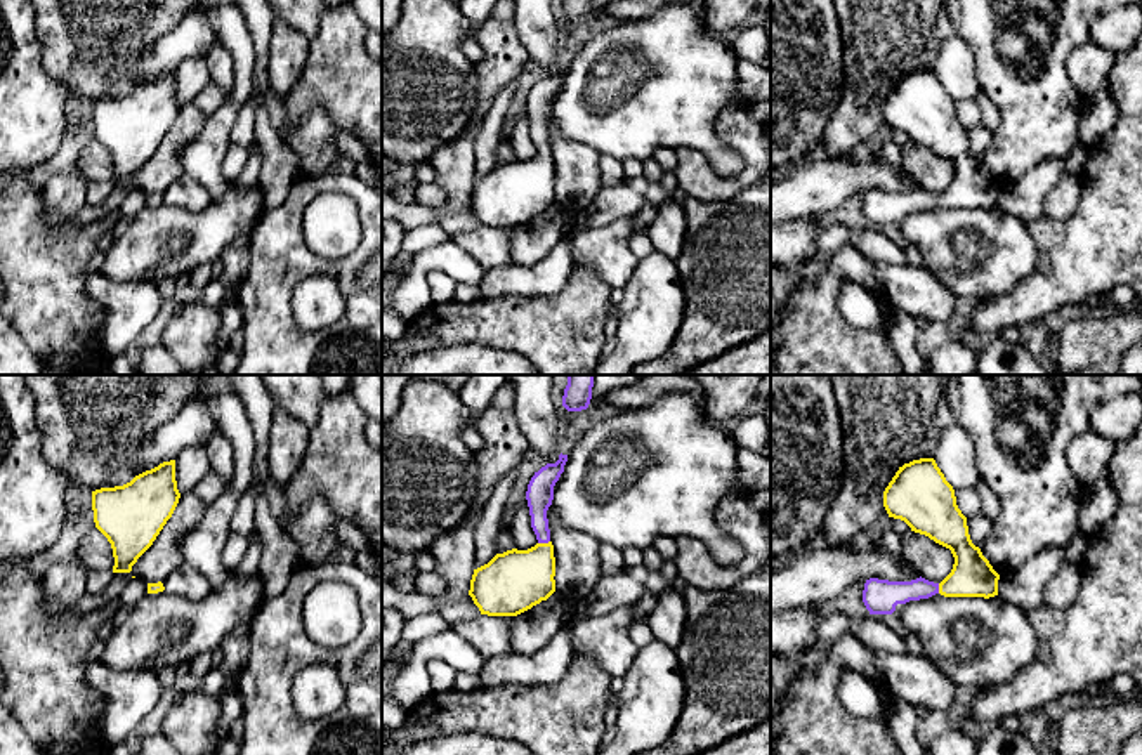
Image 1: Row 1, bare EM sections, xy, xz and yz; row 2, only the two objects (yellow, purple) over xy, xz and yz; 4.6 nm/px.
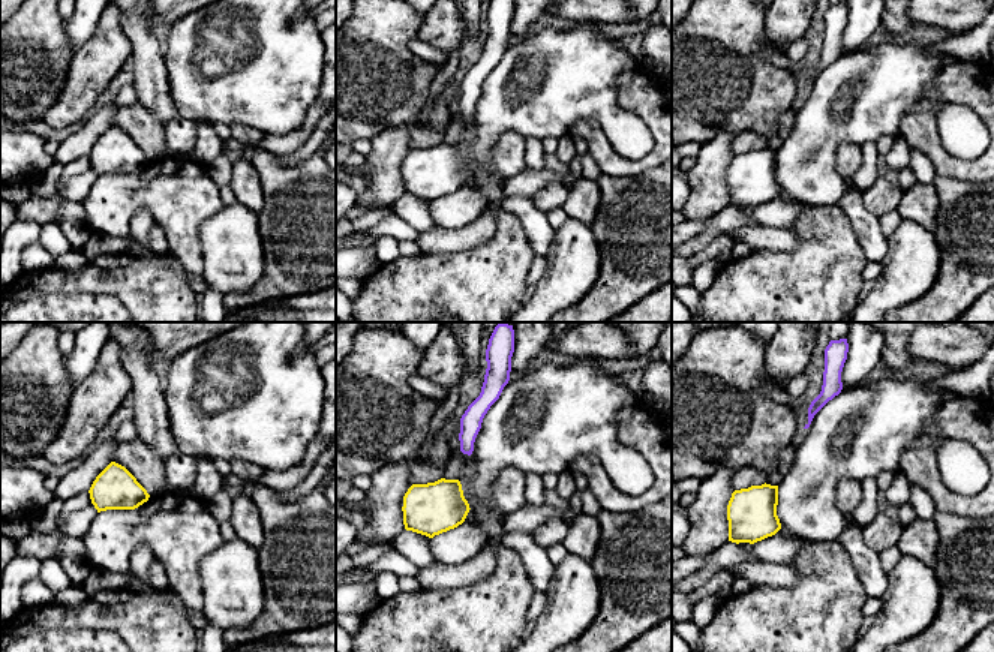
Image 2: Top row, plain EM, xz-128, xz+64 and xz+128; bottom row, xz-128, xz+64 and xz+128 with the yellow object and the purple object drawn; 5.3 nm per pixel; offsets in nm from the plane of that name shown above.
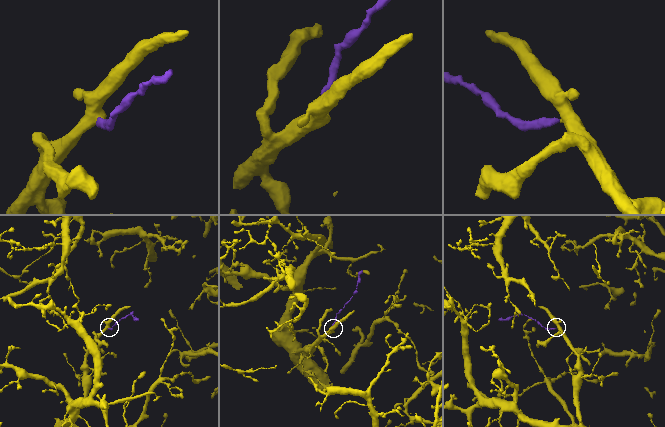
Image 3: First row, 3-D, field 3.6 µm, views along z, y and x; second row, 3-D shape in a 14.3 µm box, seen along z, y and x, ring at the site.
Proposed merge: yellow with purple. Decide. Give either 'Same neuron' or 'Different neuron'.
Same neuron

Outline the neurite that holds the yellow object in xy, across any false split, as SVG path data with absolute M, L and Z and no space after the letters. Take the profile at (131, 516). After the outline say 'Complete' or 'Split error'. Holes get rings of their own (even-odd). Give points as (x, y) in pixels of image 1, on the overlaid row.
M175 460L135 476L130 483L92 491L95 528L113 548L113 573L130 573L172 517L180 493Z. Complete

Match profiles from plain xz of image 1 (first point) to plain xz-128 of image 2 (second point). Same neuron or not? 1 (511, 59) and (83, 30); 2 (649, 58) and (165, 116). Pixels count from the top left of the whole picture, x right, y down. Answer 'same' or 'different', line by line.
1: different
2: different

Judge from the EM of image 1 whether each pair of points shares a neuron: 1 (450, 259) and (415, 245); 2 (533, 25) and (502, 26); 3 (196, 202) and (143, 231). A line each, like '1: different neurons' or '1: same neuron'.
1: different neurons
2: different neurons
3: different neurons

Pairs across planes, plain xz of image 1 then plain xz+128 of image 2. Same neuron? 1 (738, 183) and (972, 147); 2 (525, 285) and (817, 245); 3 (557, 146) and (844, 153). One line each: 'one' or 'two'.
1: two
2: two
3: one

